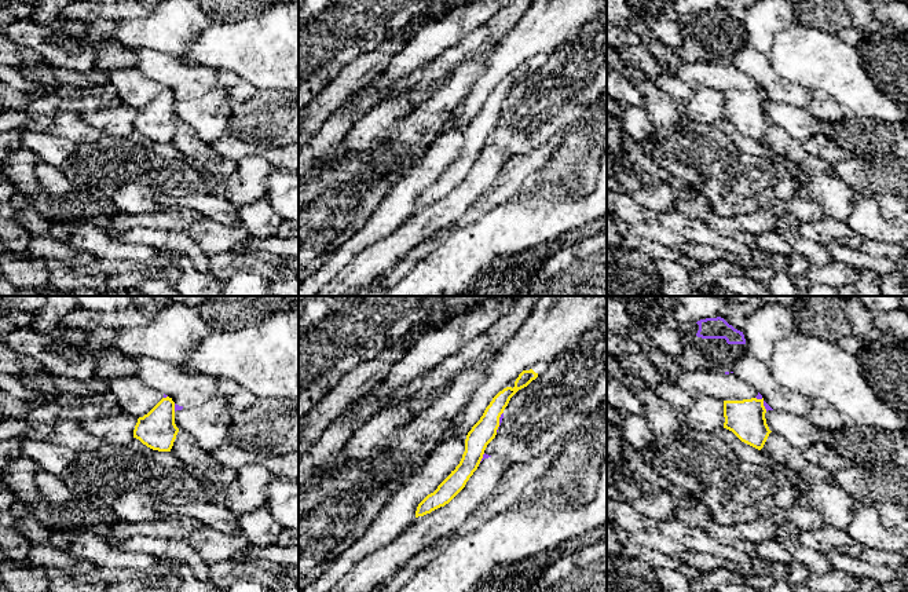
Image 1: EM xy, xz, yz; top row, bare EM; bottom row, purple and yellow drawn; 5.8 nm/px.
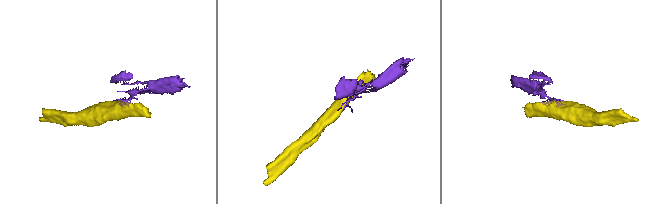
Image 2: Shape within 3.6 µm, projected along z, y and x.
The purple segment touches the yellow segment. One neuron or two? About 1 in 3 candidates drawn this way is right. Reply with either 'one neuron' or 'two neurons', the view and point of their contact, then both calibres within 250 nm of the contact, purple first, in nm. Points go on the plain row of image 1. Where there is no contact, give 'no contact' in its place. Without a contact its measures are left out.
two neurons | xz (500, 113) | 20/140 nm

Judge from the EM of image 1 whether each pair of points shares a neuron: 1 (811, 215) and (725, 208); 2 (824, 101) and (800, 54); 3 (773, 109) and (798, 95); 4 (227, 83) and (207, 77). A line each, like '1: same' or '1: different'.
1: different
2: different
3: different
4: different

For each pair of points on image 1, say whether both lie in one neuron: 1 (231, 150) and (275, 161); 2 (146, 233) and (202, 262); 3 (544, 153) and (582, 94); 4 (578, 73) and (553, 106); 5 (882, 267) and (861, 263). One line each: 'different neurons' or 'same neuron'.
1: same neuron
2: same neuron
3: different neurons
4: same neuron
5: same neuron

